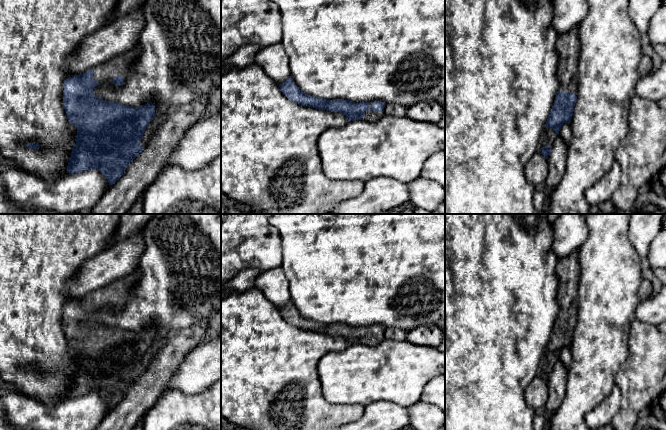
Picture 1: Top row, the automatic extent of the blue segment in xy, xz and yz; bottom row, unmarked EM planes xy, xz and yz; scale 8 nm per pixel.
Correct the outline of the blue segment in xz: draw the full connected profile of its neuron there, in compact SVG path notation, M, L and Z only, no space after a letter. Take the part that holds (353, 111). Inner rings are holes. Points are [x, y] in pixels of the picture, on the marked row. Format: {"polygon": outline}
{"polygon": "M292 77L281 83L279 87L282 93L289 100L292 100L301 106L308 106L311 108L327 110L331 112L340 112L346 116L348 121L364 120L367 122L376 122L385 115L384 102L374 101L371 103L354 103L344 99L327 100L313 97L303 93L294 83Z"}

